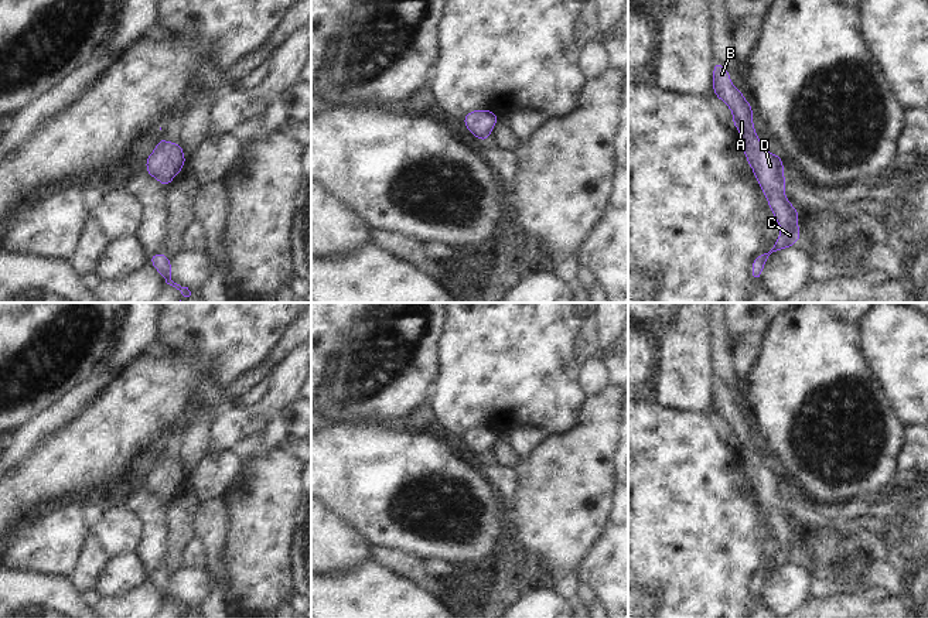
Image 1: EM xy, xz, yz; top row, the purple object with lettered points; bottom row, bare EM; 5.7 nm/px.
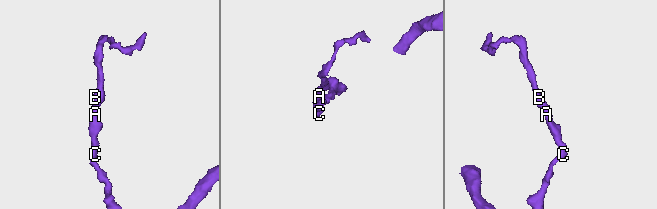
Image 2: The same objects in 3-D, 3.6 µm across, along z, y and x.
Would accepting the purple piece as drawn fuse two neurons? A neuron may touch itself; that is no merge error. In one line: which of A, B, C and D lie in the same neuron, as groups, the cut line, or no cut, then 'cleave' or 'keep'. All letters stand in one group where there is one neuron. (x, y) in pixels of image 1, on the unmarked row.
A B C D | no cut | keep

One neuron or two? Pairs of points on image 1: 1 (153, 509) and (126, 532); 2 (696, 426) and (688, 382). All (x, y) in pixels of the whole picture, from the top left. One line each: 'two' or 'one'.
1: two
2: two

